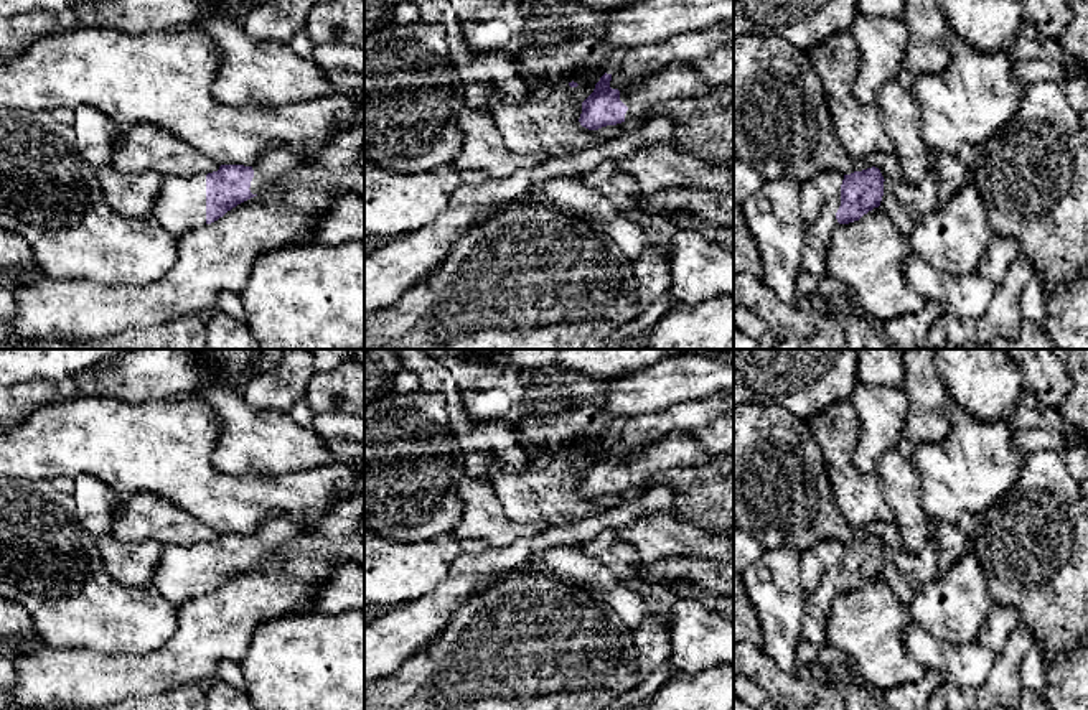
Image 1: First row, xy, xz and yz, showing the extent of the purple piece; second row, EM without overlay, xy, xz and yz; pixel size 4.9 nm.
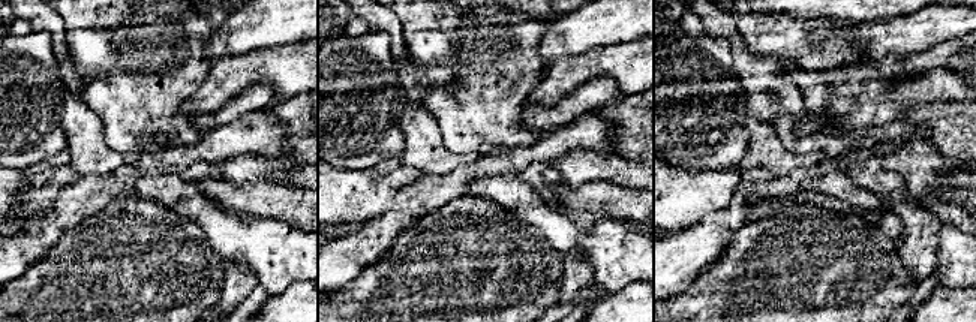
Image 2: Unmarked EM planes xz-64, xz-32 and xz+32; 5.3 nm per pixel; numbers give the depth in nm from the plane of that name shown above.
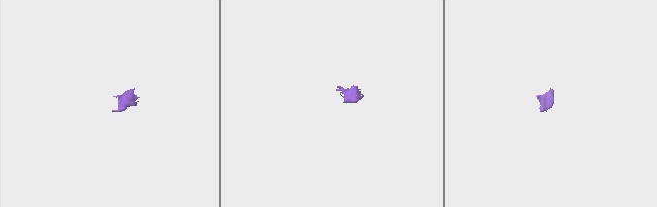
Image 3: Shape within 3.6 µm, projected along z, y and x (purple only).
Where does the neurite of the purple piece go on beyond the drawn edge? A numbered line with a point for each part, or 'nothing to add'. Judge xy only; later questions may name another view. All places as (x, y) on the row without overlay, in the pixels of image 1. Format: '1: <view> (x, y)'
1: xy (274, 532)
2: xy (180, 575)

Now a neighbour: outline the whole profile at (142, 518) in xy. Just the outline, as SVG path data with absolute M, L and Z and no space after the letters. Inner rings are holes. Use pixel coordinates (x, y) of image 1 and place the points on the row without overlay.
M138 493L117 506L112 535L125 544L191 547L218 540L221 534L168 499Z

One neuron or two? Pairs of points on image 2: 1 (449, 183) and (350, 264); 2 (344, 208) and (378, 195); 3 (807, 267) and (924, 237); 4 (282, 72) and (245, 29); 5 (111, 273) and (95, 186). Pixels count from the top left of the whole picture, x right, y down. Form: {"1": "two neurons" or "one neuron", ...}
{"1": "one neuron", "2": "one neuron", "3": "two neurons", "4": "two neurons", "5": "two neurons"}

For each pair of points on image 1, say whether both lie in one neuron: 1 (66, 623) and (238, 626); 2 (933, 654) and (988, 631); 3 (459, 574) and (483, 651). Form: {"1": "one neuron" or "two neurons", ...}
{"1": "two neurons", "2": "one neuron", "3": "two neurons"}

